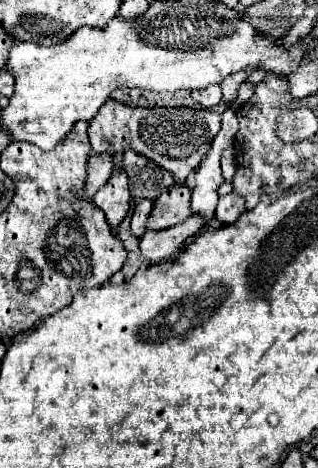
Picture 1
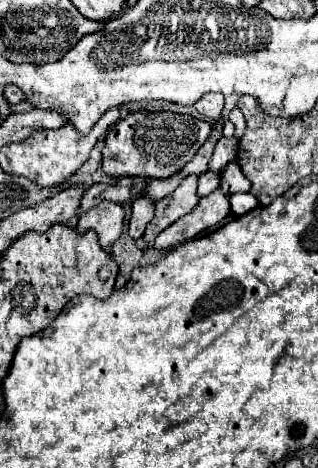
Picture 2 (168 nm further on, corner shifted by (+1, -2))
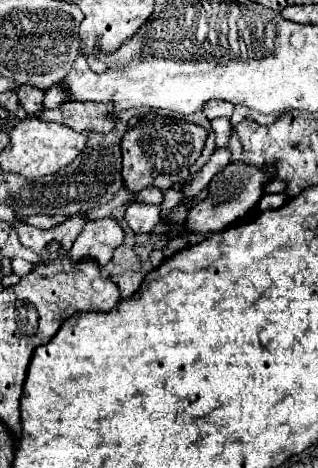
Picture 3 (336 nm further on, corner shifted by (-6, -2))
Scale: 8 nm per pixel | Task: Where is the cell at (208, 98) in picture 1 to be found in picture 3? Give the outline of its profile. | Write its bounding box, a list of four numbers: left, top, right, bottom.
[204,101,234,119]

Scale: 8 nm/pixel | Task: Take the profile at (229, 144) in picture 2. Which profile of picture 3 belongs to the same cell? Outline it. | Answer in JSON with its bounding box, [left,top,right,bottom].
[210,119,232,147]

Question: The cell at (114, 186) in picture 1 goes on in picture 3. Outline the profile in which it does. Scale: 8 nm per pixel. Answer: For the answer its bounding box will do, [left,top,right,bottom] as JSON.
[68,217,124,267]

